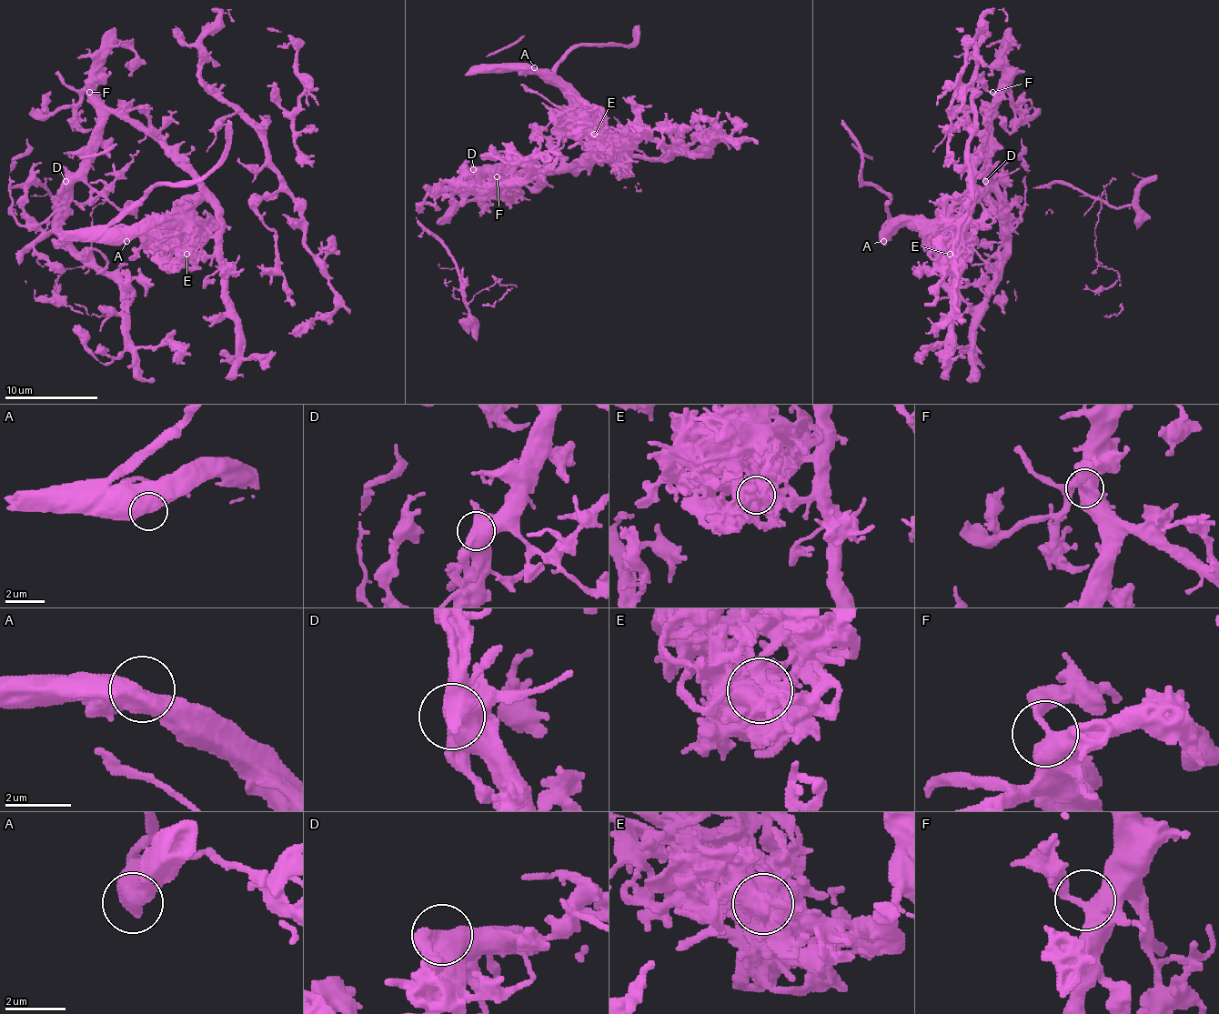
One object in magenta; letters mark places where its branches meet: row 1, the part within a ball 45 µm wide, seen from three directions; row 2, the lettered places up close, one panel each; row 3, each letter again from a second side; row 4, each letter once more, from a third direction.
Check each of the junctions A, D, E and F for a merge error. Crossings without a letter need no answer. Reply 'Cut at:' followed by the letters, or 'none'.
Cut at: D, E

